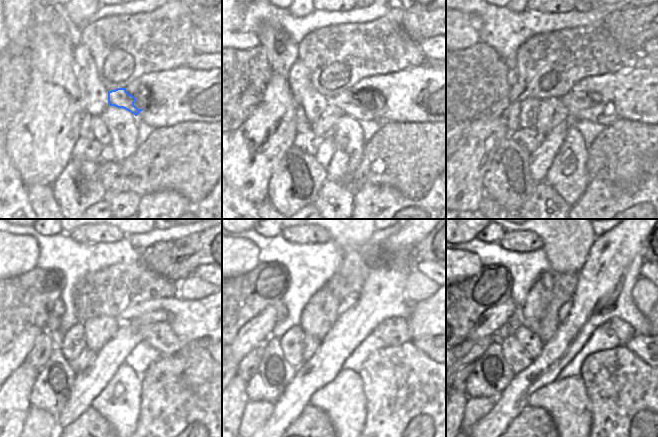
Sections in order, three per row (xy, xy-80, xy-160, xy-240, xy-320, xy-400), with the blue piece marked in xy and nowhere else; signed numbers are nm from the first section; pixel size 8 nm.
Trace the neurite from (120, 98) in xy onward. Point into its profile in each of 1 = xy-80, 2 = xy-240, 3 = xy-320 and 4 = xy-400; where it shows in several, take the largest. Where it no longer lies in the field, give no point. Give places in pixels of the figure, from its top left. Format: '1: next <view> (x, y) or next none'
1: next xy-80 (361, 106)
2: next xy-240 (160, 336)
3: next xy-320 (394, 331)
4: next xy-400 (625, 332)

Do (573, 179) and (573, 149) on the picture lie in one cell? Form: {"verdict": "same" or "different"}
{"verdict": "same"}

